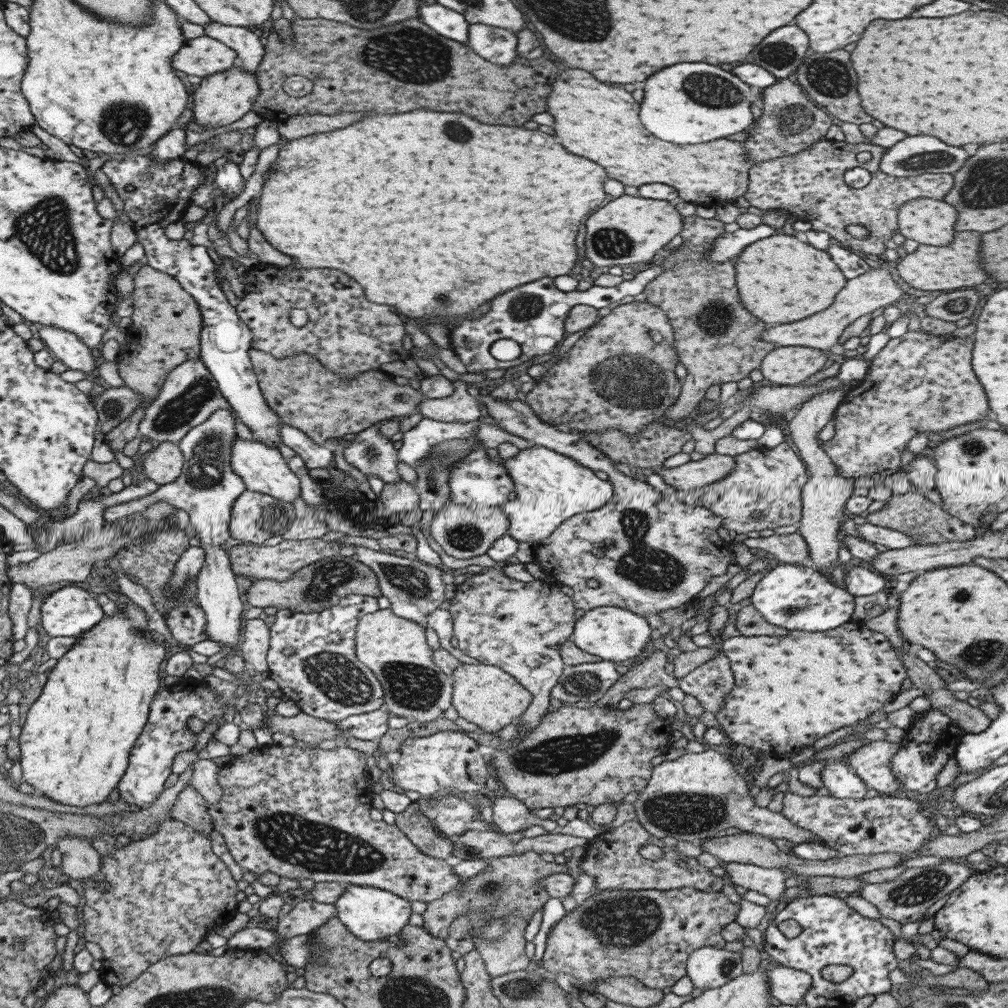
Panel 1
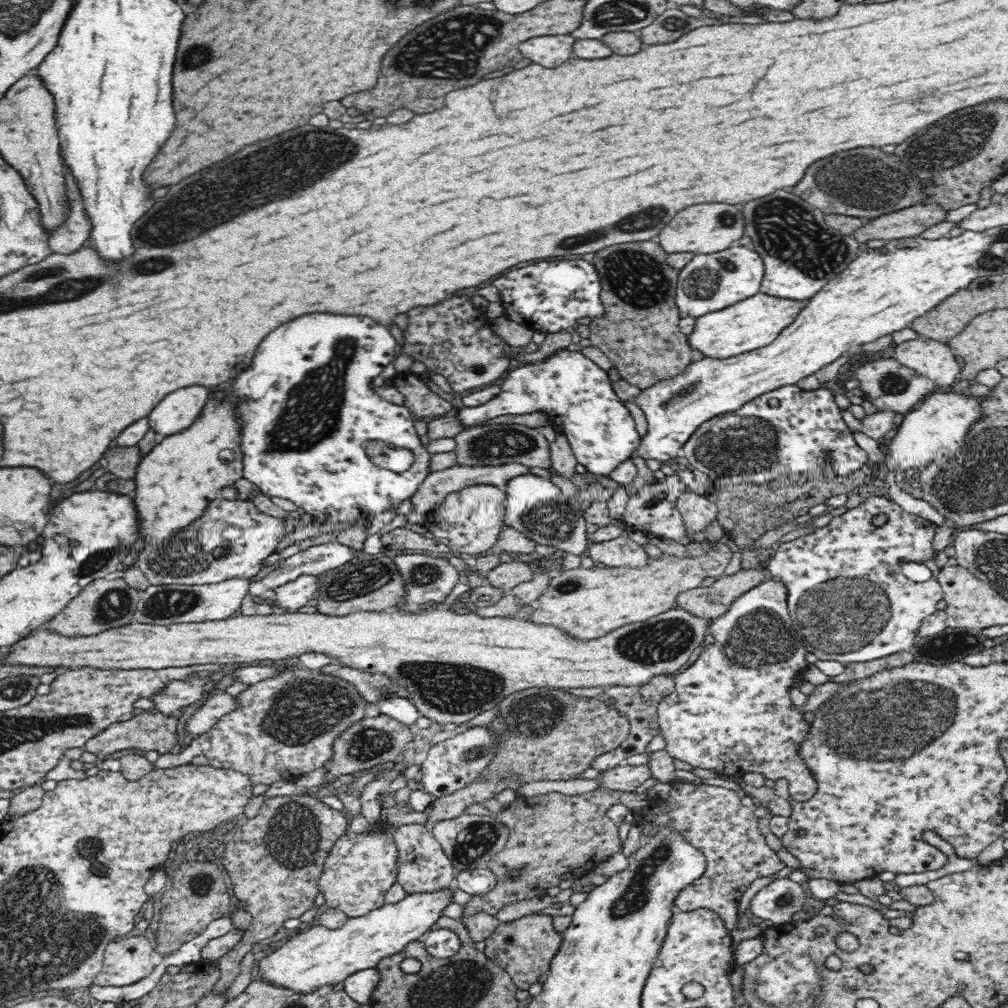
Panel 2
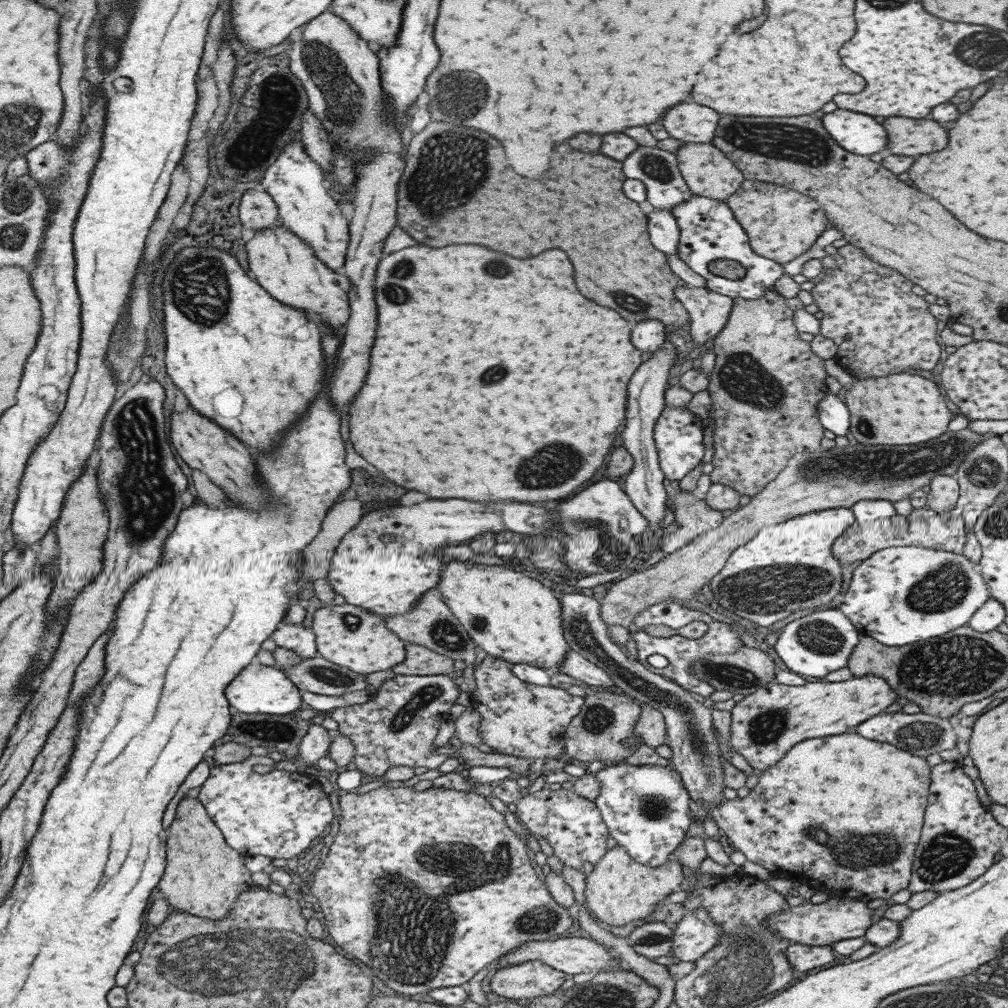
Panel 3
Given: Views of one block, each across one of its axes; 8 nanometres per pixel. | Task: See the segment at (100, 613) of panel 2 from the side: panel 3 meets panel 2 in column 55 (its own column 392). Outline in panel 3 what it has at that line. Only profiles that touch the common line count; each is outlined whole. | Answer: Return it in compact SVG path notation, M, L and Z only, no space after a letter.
M437 587L427 590L415 605L410 612L383 617L385 627L405 644L424 646L437 654L441 654L441 656L451 658L452 661L462 660L467 667L471 667L475 660L475 643L445 605L441 591Z

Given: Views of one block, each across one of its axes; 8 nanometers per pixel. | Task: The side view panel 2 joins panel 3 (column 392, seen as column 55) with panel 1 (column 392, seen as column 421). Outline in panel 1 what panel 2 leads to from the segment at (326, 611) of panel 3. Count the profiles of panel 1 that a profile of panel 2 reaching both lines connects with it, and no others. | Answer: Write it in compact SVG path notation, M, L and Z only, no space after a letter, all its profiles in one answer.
M389 608L365 614L355 626L355 656L365 665L379 681L383 689L383 704L380 708L389 711L391 716L402 716L420 723L435 720L442 716L443 711L450 706L452 678L441 672L440 668L432 663L431 652L425 641L424 628L417 622L405 621L391 613Z

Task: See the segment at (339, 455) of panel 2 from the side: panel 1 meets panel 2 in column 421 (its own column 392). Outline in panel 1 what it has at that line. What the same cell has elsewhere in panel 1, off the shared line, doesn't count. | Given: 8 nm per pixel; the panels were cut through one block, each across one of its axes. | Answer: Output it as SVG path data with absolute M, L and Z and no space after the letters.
M375 424L355 433L342 454L347 464L366 477L375 476L385 485L401 481L397 474L393 441L382 436Z

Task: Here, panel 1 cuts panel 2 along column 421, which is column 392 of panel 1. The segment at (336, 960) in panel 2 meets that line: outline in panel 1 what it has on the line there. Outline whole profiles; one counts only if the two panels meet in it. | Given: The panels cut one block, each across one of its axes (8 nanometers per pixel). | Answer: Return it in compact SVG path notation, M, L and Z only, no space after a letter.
M346 886L343 894L335 902L337 918L341 921L353 936L365 942L390 939L391 936L399 935L402 926L407 925L411 916L409 901L396 894L385 890L378 890L369 886Z

